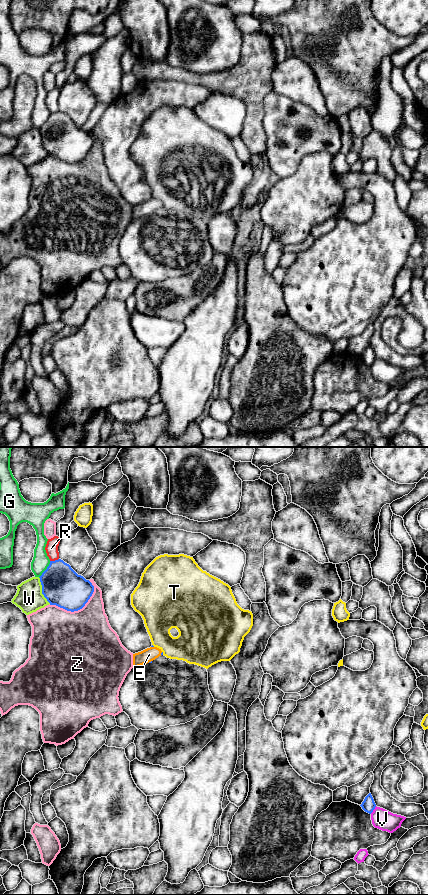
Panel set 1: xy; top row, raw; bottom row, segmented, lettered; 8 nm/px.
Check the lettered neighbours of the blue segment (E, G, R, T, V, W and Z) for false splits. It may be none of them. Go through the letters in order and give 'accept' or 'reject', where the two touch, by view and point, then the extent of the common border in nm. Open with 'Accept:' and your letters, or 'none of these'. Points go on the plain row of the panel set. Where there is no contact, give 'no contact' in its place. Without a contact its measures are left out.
Accept: E
E: accept | xy (149, 214) | 40 nm
G: reject | xy (46, 121) | 160 nm
R: reject | xy (55, 112) | 80 nm
T: reject | xy (162, 205) | 30 nm
V: reject | xy (373, 361) | 80 nm
W: reject | xy (42, 142) | 240 nm
Z: reject | xy (76, 162) | 400 nm

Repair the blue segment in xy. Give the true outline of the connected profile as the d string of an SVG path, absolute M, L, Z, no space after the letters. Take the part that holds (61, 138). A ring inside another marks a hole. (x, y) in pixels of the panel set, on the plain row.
M61 111L50 113L39 130L42 146L50 157L56 157L67 163L82 161L94 144L92 135L78 127Z

